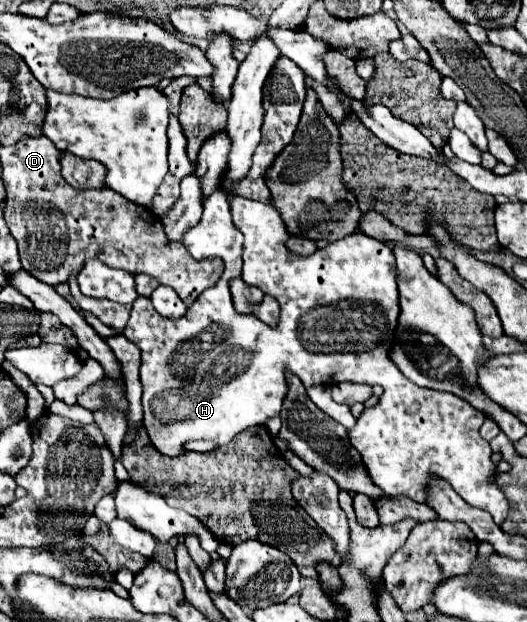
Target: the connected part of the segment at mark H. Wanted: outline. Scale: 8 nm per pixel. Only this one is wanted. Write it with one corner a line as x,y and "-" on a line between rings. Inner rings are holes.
233,196
231,216
233,224
245,236
243,278
249,286
261,288
263,294
275,296
281,306
277,328
269,328
267,324
255,320
257,326
251,326
251,330
241,330
241,336
237,336
235,330
219,330
219,326
211,326
211,320
207,320
207,316
203,314
205,294
201,294
187,308
187,314
183,318
163,318
161,314
157,314
151,302
133,302
137,298
133,274
109,268
101,260
85,260
77,276
77,284
85,296
107,298
119,304
133,304
125,328
125,338
141,348
141,384
145,410
143,426
153,448
157,448
163,456
181,456
181,452
211,452
213,448
221,448
231,442
243,430
265,424
269,418
279,416
285,398
283,370
291,370
295,376
299,376
305,388
341,382
366,383
371,386
377,384
385,390
379,398
379,404
367,408
357,424
349,430
349,442
361,454
371,482
379,486
387,496
407,494
415,502
427,502
427,486
431,478
443,478
467,504
487,510
493,516
494,522
500,525
509,514
509,502
497,486
497,468
491,462
491,446
479,436
485,414
449,392
419,388
417,384
401,376
401,370
387,354
399,316
393,248
379,240
369,240
369,236
361,232
353,232
333,244
327,244
321,250
315,250
313,256
303,258
291,254
285,248
283,220
279,212
273,212
273,208
269,208
269,204
-
367,304
377,304
377,308
381,308
381,314
371,312
371,306
-
329,340
377,346
367,350
359,348
359,352
329,352

